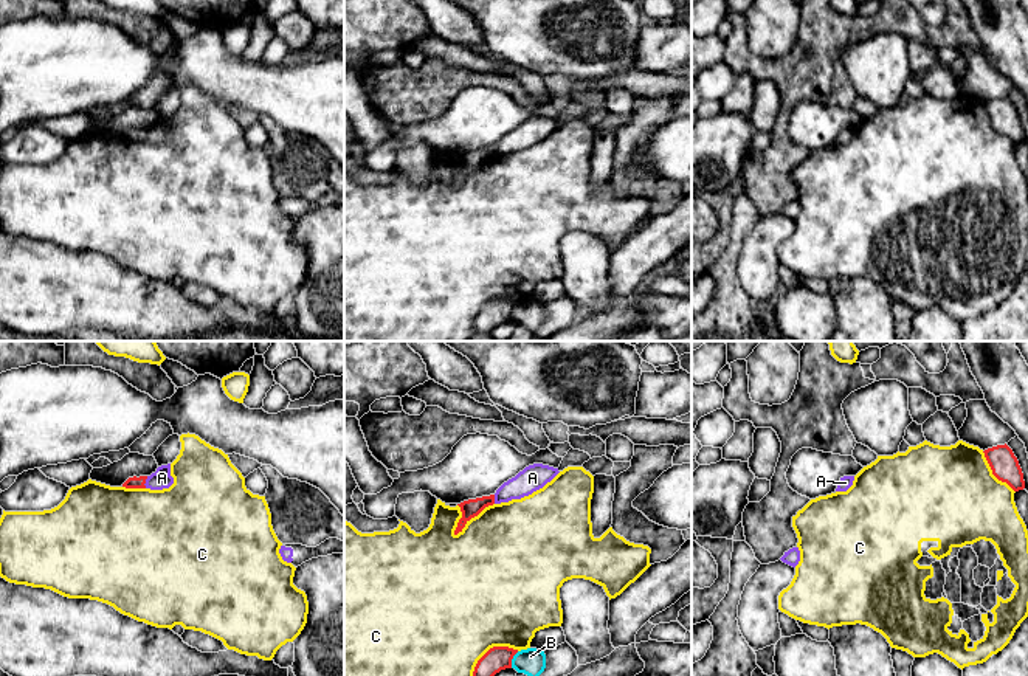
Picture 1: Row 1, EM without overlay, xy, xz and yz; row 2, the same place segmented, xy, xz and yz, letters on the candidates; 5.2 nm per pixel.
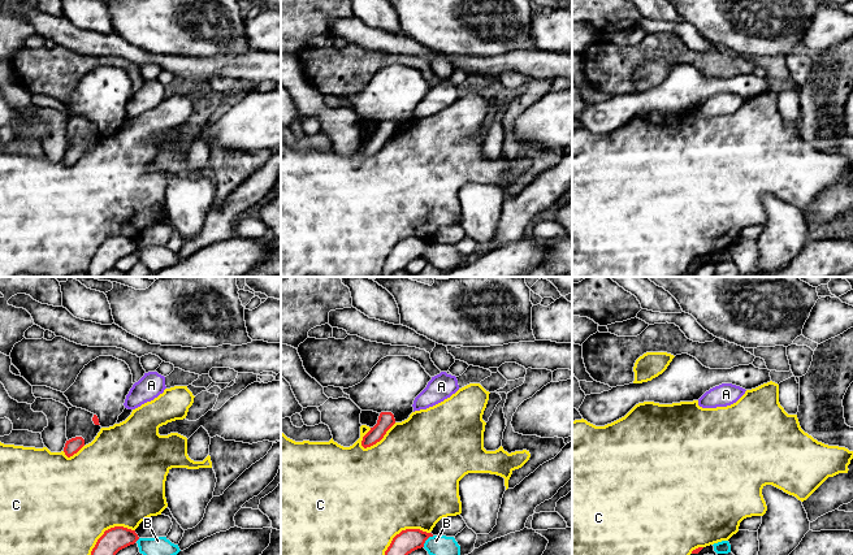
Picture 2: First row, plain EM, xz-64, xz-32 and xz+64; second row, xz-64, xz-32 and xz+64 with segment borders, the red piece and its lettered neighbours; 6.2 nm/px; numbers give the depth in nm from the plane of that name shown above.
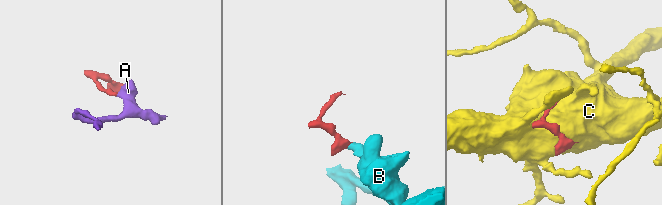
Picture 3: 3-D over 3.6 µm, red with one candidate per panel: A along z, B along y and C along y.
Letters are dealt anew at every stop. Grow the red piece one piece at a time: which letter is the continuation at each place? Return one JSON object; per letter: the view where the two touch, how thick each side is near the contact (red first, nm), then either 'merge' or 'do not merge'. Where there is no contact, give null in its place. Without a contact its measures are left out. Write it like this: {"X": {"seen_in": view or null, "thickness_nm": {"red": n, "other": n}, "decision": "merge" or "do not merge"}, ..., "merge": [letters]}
{"A": {"seen_in": "xy", "thickness_nm": {"red": 60, "other": 100}, "decision": "merge"}, "B": {"seen_in": "xz", "thickness_nm": {"red": 130, "other": 140}, "decision": "do not merge"}, "C": {"seen_in": "xz", "thickness_nm": {"red": 90, "other": 500}, "decision": "do not merge"}, "merge": ["A"]}

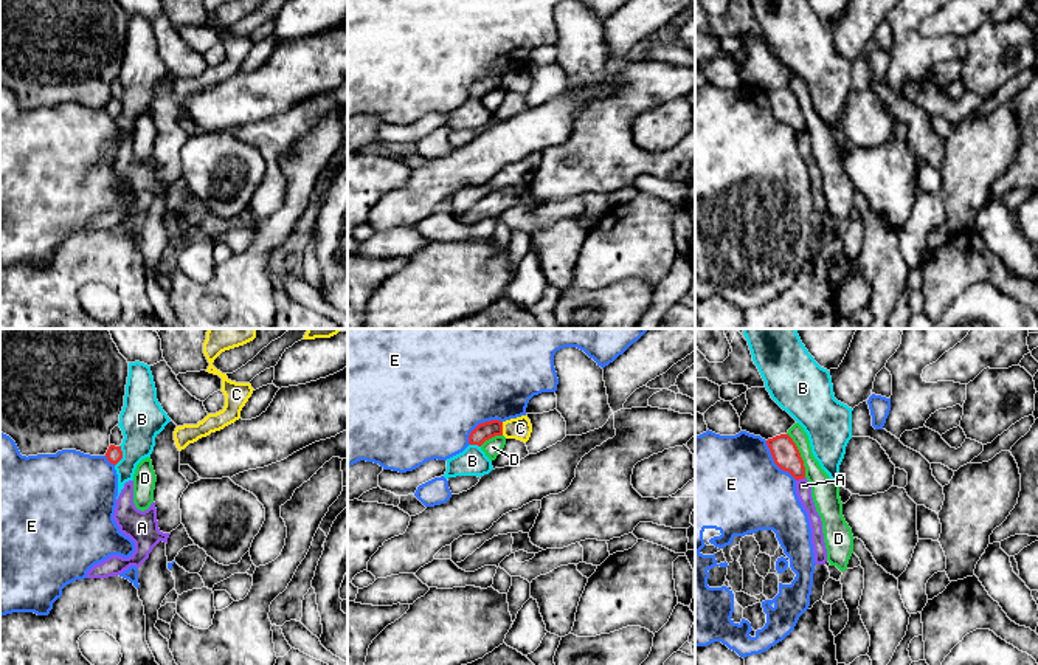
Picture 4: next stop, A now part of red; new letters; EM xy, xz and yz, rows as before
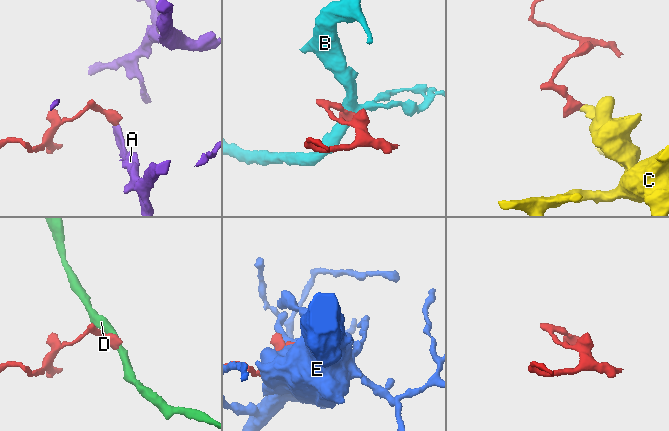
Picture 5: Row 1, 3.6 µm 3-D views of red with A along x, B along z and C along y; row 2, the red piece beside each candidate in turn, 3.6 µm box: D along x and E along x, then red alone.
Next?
{"A": {"seen_in": "yz", "thickness_nm": {"red": 140, "other": 80}, "decision": "do not merge"}, "B": {"seen_in": "xy", "thickness_nm": {"red": 90, "other": 220}, "decision": "do not merge"}, "C": {"seen_in": "xz", "thickness_nm": {"red": 90, "other": 120}, "decision": "do not merge"}, "D": {"seen_in": "yz", "thickness_nm": {"red": 140, "other": 140}, "decision": "do not merge"}, "E": {"seen_in": "yz", "thickness_nm": {"red": 140, "other": 500}, "decision": "do not merge"}, "merge": []}

